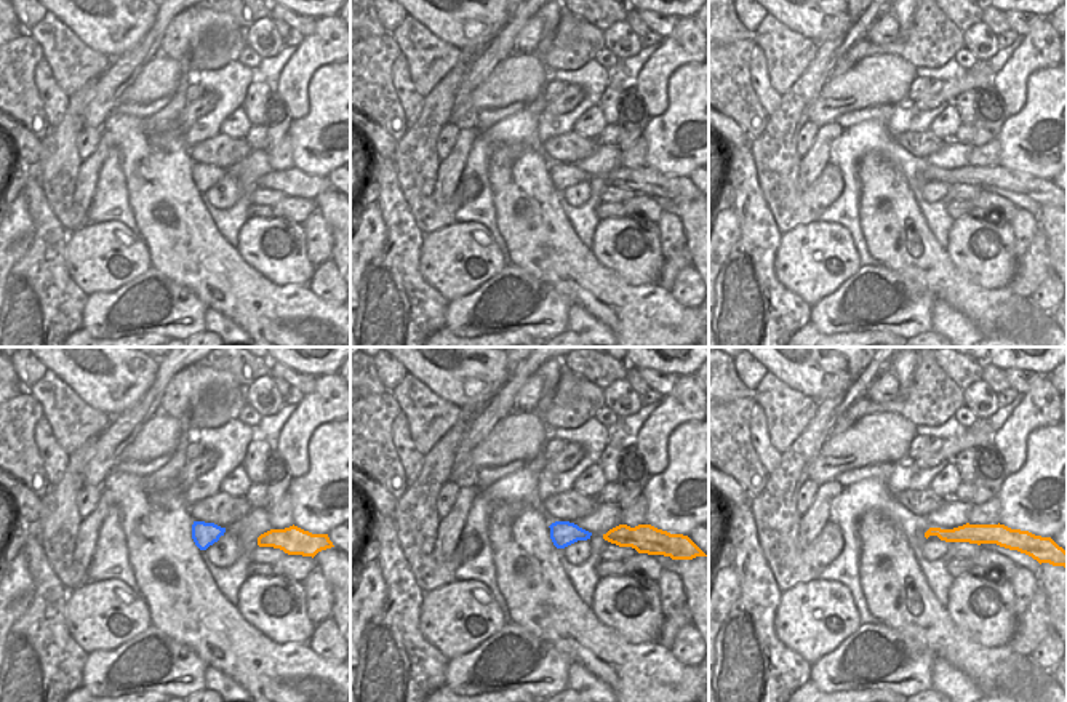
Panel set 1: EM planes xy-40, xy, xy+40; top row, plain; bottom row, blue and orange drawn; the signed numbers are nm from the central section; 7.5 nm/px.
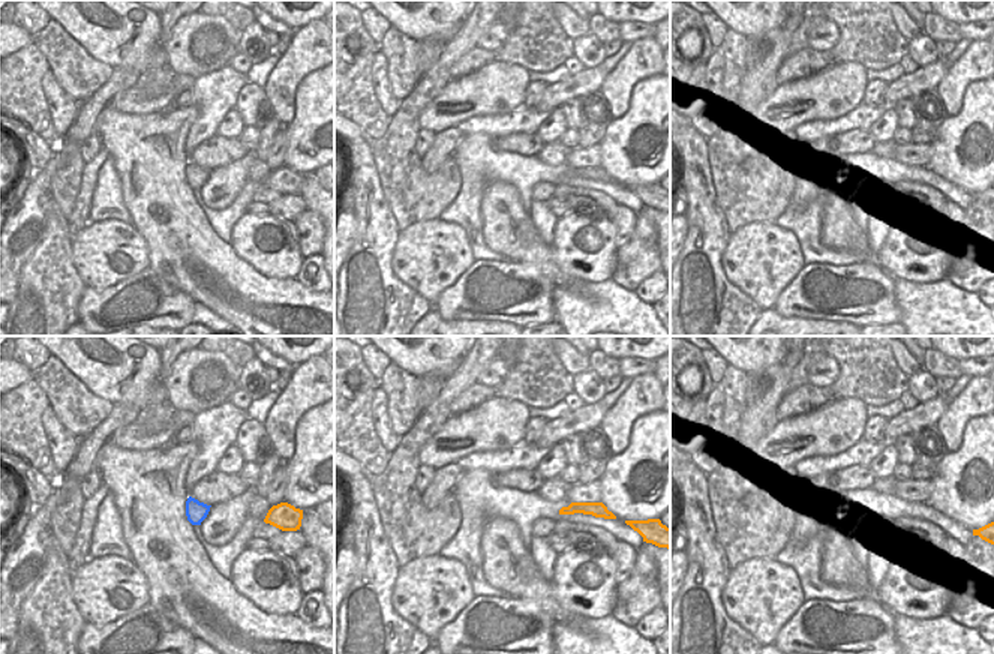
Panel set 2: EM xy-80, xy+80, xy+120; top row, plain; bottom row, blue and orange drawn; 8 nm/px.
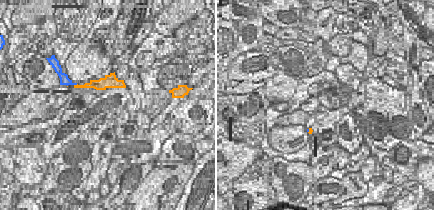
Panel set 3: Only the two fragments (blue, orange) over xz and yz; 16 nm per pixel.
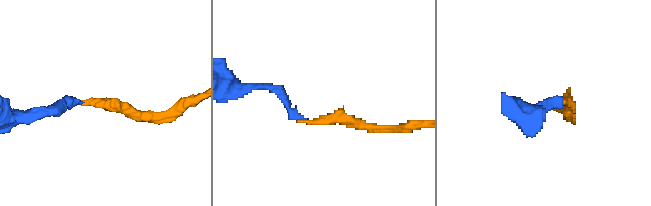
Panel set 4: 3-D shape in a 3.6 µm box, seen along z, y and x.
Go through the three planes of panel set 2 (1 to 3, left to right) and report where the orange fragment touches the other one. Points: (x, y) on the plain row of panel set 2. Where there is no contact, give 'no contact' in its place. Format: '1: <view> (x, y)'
1: no contact
2: no contact
3: no contact

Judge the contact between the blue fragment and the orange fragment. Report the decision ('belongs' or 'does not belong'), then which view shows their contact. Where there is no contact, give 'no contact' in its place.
belongs; no contact

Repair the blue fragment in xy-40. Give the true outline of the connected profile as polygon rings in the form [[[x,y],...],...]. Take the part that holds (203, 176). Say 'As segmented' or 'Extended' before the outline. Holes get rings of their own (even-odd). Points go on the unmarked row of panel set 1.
As segmented. [[[194,163],[192,166],[192,181],[200,192],[206,192],[210,187],[218,184],[224,174],[226,170],[214,165]]]

